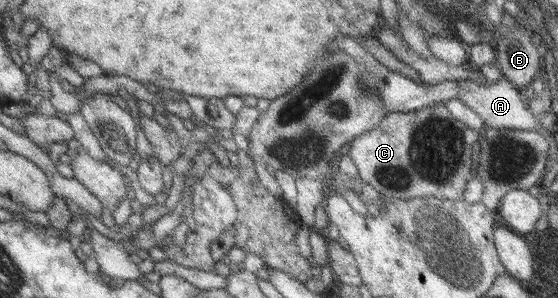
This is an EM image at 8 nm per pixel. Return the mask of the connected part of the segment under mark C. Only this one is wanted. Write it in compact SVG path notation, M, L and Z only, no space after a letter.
M436 104L406 113L388 112L374 129L352 138L345 153L358 171L359 178L392 202L428 196L437 200L451 200L460 197L466 182L474 175L475 147L480 135L481 132L472 131L456 121L444 104Z

